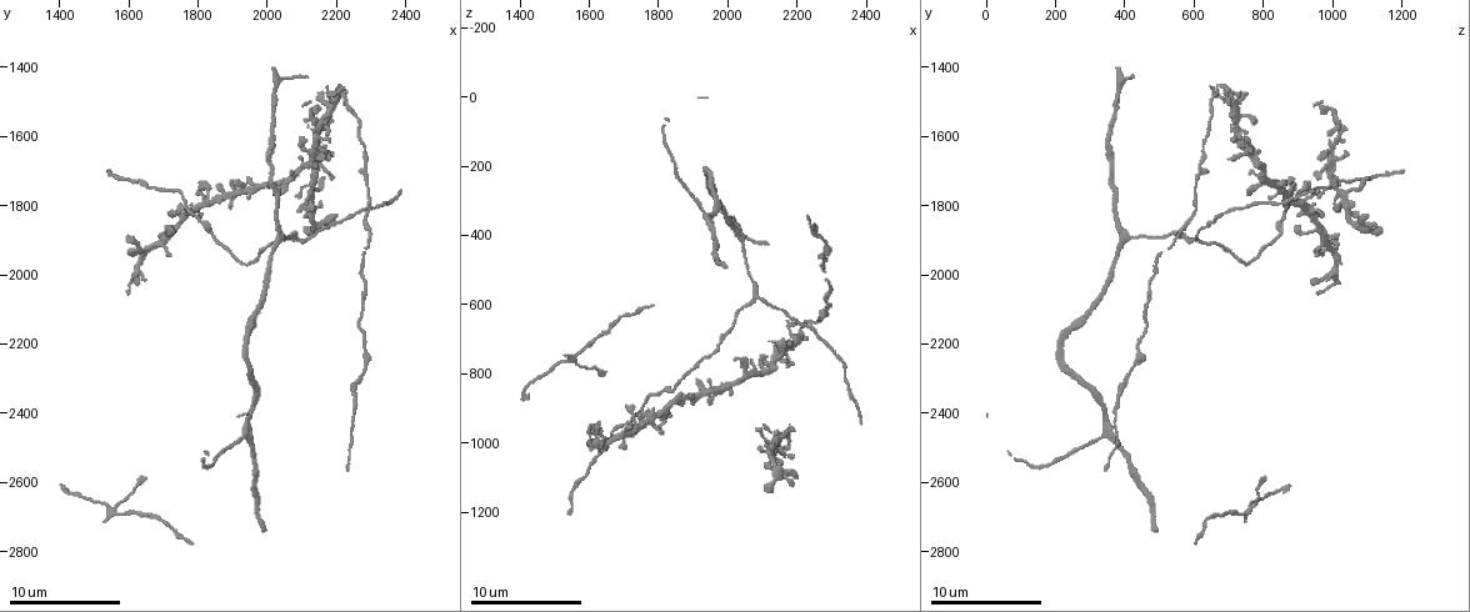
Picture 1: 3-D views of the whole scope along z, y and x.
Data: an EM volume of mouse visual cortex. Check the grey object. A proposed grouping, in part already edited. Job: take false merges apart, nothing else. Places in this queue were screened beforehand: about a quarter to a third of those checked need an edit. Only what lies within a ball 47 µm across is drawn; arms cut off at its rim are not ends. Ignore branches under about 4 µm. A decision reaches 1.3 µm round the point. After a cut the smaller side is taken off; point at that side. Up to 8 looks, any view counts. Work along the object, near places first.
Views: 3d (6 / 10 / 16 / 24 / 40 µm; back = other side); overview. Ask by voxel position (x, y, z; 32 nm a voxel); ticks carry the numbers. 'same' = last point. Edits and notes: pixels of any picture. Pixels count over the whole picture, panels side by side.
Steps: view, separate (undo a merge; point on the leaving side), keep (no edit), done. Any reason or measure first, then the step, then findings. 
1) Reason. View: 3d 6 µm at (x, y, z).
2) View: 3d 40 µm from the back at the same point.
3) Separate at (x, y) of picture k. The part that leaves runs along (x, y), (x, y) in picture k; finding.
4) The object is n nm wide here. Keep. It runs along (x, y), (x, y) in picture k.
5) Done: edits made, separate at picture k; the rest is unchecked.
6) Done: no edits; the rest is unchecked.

Arms part here. View: 3d 6 µm at (2090, 1890, 570).

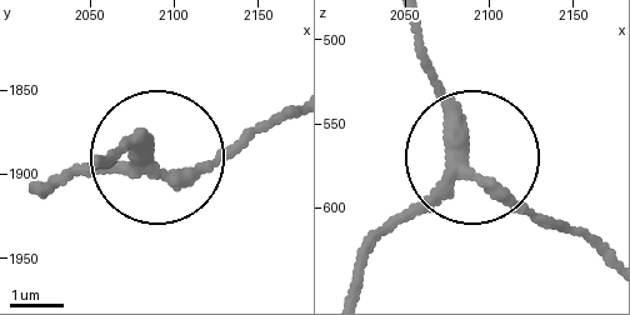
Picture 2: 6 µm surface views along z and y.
View: 3d 6 µm from the back at (2082, 1890, 570).

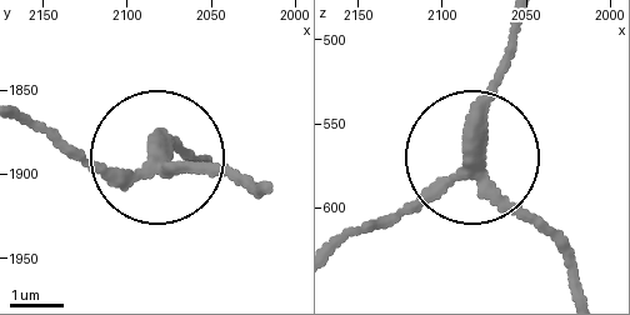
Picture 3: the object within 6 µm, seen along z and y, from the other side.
3 arms meet here. Keep. Continuous, no second cell.

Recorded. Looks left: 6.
Three arms meet. View: 3d 10 µm at (2130, 1750, 1010).

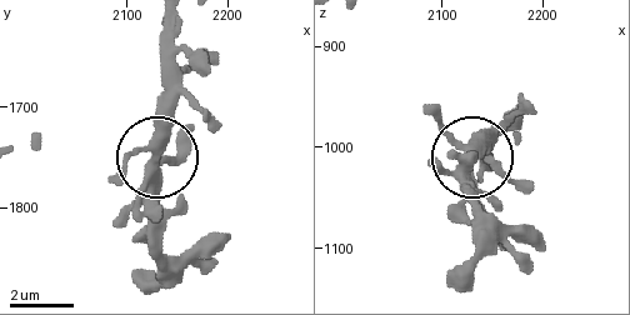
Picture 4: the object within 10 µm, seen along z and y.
3 arms meet here. Keep. All the same cell.

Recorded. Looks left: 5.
View: 3d 16 µm at (1910, 1960, 770).

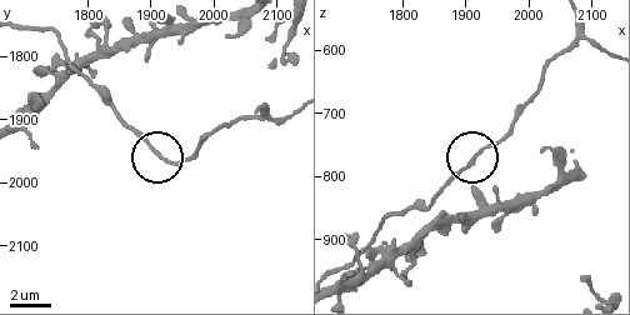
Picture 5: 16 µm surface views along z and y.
The object is 170 nm wide here. Keep. All the same cell.

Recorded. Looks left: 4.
A fork. View: 3d 16 µm at (1770, 1810, 870).

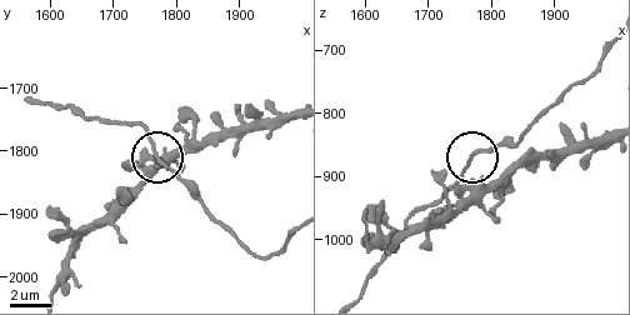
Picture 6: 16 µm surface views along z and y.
View: 3d 16 µm from the back at (1770, 1805, 870).

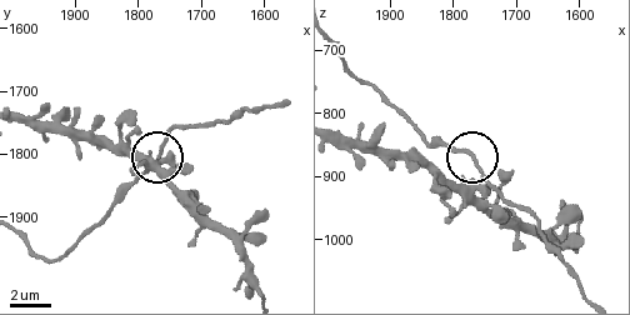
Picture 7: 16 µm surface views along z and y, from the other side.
Keep. Continuous, no second cell.

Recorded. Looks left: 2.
Done: no edits; the rest is unchecked.

